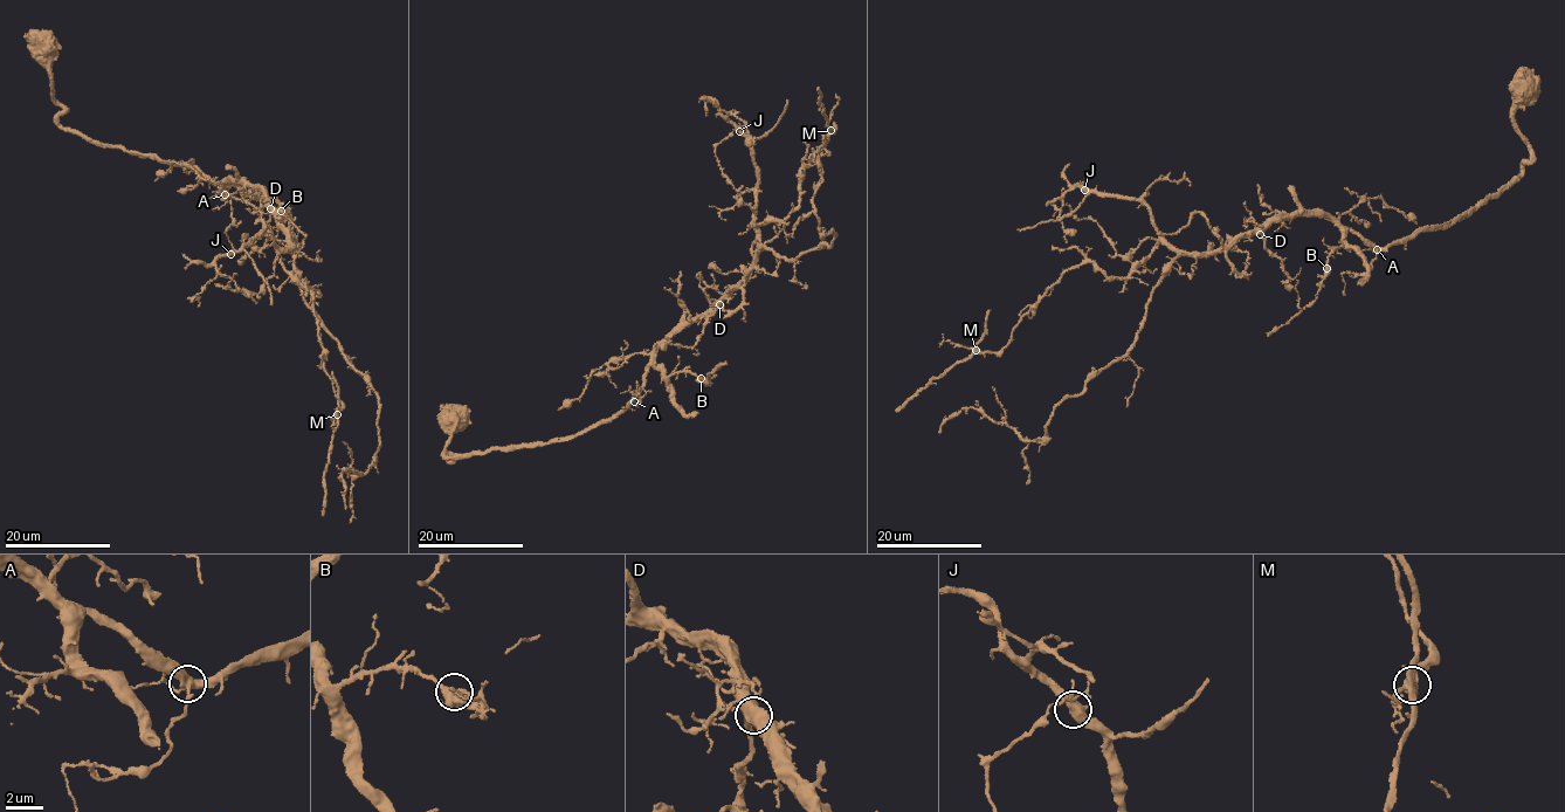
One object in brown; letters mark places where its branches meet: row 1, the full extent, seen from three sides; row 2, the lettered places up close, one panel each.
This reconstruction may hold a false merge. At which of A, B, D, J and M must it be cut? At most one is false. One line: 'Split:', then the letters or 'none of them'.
Split: M

